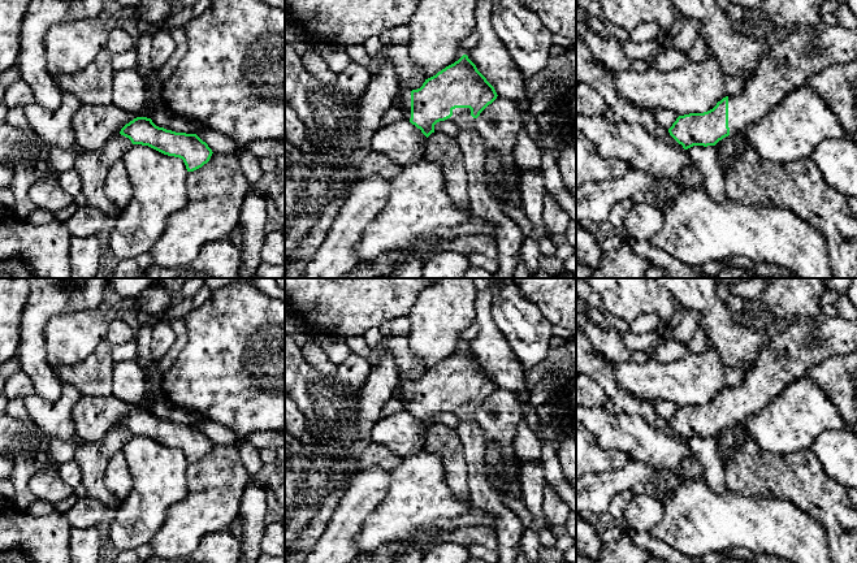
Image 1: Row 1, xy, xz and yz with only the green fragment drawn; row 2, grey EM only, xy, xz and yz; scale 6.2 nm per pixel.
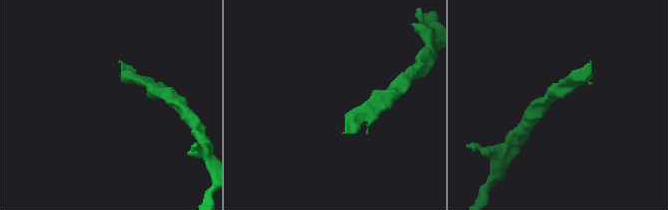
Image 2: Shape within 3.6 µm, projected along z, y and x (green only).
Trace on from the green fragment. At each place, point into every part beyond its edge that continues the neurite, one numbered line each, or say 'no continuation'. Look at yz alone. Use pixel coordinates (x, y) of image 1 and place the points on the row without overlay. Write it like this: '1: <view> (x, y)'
1: yz (795, 347)

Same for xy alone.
no continuation

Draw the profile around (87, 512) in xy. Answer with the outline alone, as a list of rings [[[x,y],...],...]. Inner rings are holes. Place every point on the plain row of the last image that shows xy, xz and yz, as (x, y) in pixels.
[[[86,495],[78,498],[75,504],[64,515],[72,528],[86,529],[111,520],[114,511],[116,507],[111,507],[109,504],[104,504],[95,498]]]

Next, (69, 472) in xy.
[[[74,460],[57,465],[56,472],[72,490],[82,482],[81,468]]]

